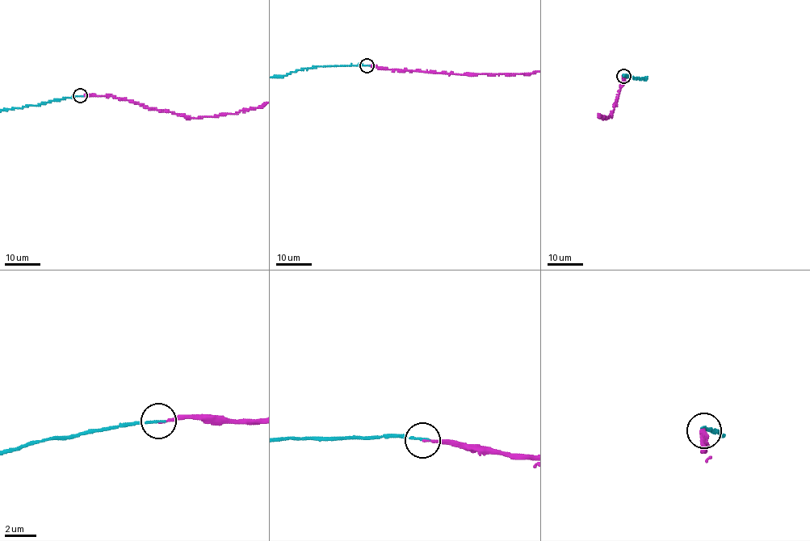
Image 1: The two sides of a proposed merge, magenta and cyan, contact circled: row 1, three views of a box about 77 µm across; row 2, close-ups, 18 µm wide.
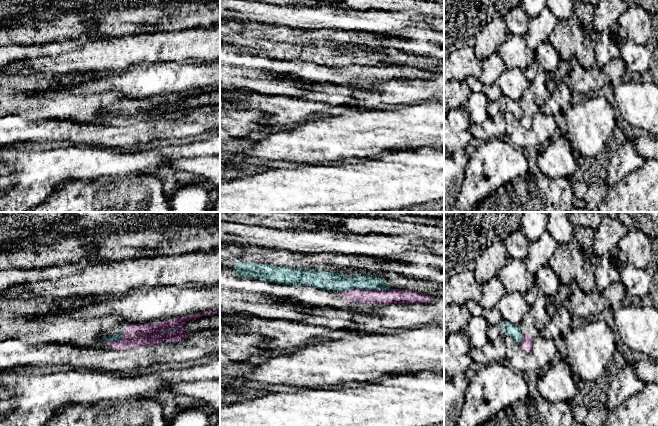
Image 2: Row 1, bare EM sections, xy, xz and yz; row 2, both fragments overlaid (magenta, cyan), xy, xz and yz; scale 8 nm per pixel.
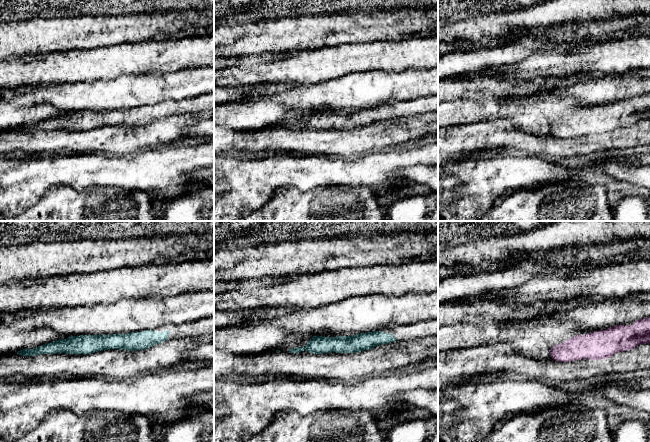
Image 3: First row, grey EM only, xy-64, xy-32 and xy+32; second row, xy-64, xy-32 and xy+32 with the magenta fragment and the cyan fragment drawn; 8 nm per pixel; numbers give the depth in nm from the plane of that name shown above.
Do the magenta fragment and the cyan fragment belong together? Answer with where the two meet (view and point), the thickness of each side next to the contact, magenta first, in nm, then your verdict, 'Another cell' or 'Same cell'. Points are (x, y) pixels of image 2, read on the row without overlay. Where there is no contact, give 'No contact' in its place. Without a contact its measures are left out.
Touches magenta at xz (365, 66). Thickness 120 nm (magenta) against 140 nm. Another cell

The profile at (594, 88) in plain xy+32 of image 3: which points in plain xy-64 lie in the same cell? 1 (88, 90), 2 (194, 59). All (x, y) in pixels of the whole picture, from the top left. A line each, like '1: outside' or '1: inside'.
1: inside
2: outside

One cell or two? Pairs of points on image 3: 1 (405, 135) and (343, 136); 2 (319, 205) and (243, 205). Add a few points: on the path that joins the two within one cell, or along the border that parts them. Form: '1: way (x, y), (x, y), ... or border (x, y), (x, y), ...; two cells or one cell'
1: way (390, 135), (358, 136); one cell
2: border (279, 188), (255, 210); two cells

